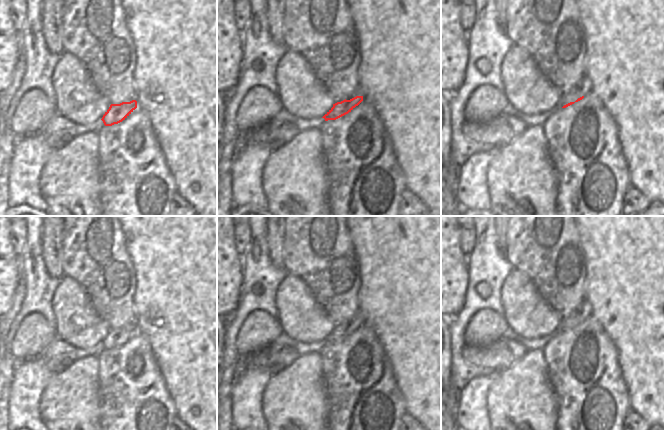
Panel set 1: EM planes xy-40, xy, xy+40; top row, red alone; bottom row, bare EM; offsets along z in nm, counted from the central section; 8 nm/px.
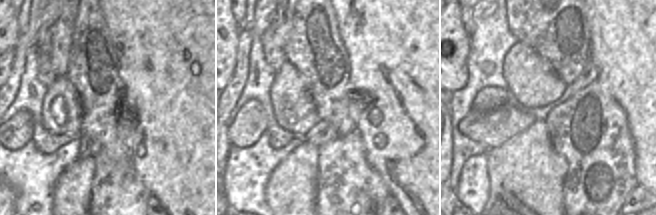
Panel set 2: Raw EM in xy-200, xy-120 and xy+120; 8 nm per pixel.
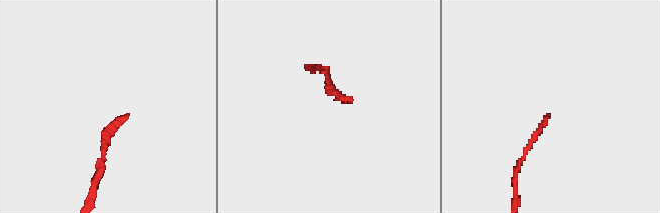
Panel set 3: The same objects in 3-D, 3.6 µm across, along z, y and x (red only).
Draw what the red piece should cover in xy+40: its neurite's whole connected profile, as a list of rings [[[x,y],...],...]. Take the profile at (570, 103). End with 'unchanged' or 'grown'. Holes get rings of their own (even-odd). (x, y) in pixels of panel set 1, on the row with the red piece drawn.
[[[584,76],[570,92],[561,96],[561,99],[551,109],[552,113],[554,114],[561,108],[566,108],[575,102],[582,100],[590,92],[591,81],[588,76]]] | grown

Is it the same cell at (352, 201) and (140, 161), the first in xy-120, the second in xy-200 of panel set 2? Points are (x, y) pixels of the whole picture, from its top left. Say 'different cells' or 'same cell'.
different cells

